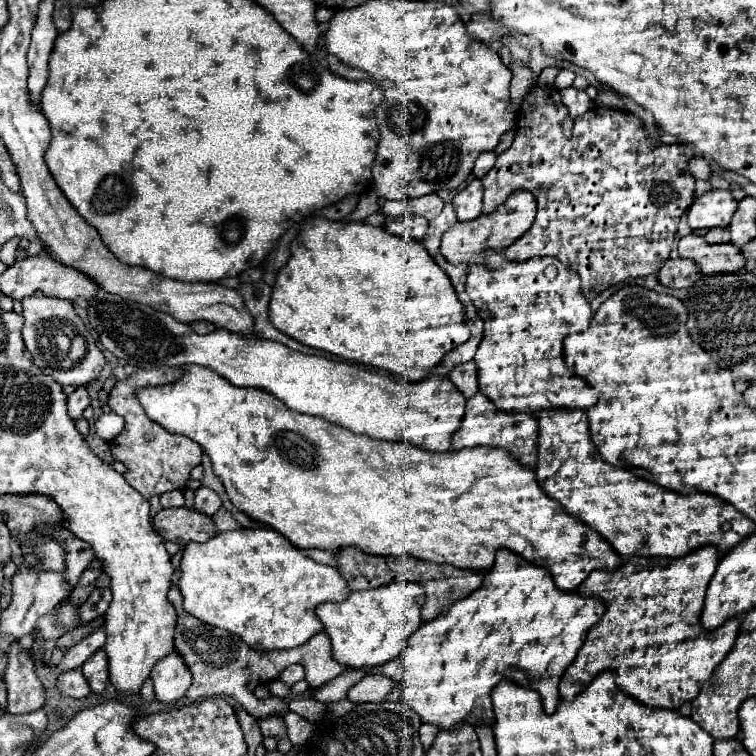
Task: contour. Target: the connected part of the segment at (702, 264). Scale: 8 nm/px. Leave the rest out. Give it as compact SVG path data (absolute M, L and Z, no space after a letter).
M698 234L682 236L678 242L678 252L682 258L694 260L702 274L720 274L744 268L744 258L736 246L708 244L704 236Z

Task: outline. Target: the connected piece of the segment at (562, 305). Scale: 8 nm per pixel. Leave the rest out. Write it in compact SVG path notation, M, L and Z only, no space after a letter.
M486 250L484 258L486 258L486 264L472 264L470 266L468 280L466 280L466 292L470 294L470 298L472 298L472 302L474 302L476 310L478 310L478 316L484 318L484 338L482 338L482 342L480 342L476 354L474 354L474 362L476 362L476 368L478 368L480 392L484 396L488 396L500 410L506 410L506 412L528 412L528 414L534 414L534 412L546 410L546 408L582 408L582 410L586 410L588 406L596 404L598 390L592 390L590 382L584 382L572 370L568 370L568 364L564 364L564 358L562 358L562 340L564 340L564 336L570 332L572 326L586 330L588 324L590 324L590 318L592 318L592 310L590 310L588 300L582 296L580 276L576 274L576 270L564 266L560 260L556 260L552 256L530 258L530 260L524 260L524 262L512 262L512 260L506 260L504 254L498 254L496 250Z

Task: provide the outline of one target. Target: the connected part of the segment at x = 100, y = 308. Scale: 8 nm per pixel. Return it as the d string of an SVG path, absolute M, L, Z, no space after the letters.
M100 290L100 294L88 302L88 318L102 346L134 368L198 364L214 370L236 386L262 388L280 398L294 412L322 416L370 438L408 442L422 450L446 452L450 448L450 436L458 430L464 414L466 400L448 376L432 374L420 382L396 382L384 374L358 368L356 364L290 350L276 340L256 336L244 338L230 330L214 330L200 336L170 314L124 300L106 290Z

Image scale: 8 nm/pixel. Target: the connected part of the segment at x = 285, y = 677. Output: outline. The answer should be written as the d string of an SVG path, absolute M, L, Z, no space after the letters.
M292 664L292 666L288 666L288 668L280 674L280 680L282 680L286 686L294 686L296 682L304 680L304 676L306 676L304 666L300 666L300 664Z

